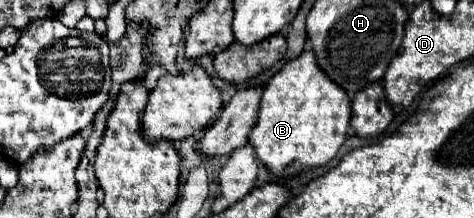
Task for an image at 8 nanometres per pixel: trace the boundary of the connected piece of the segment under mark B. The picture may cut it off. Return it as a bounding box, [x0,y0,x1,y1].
[248,51,350,179]

